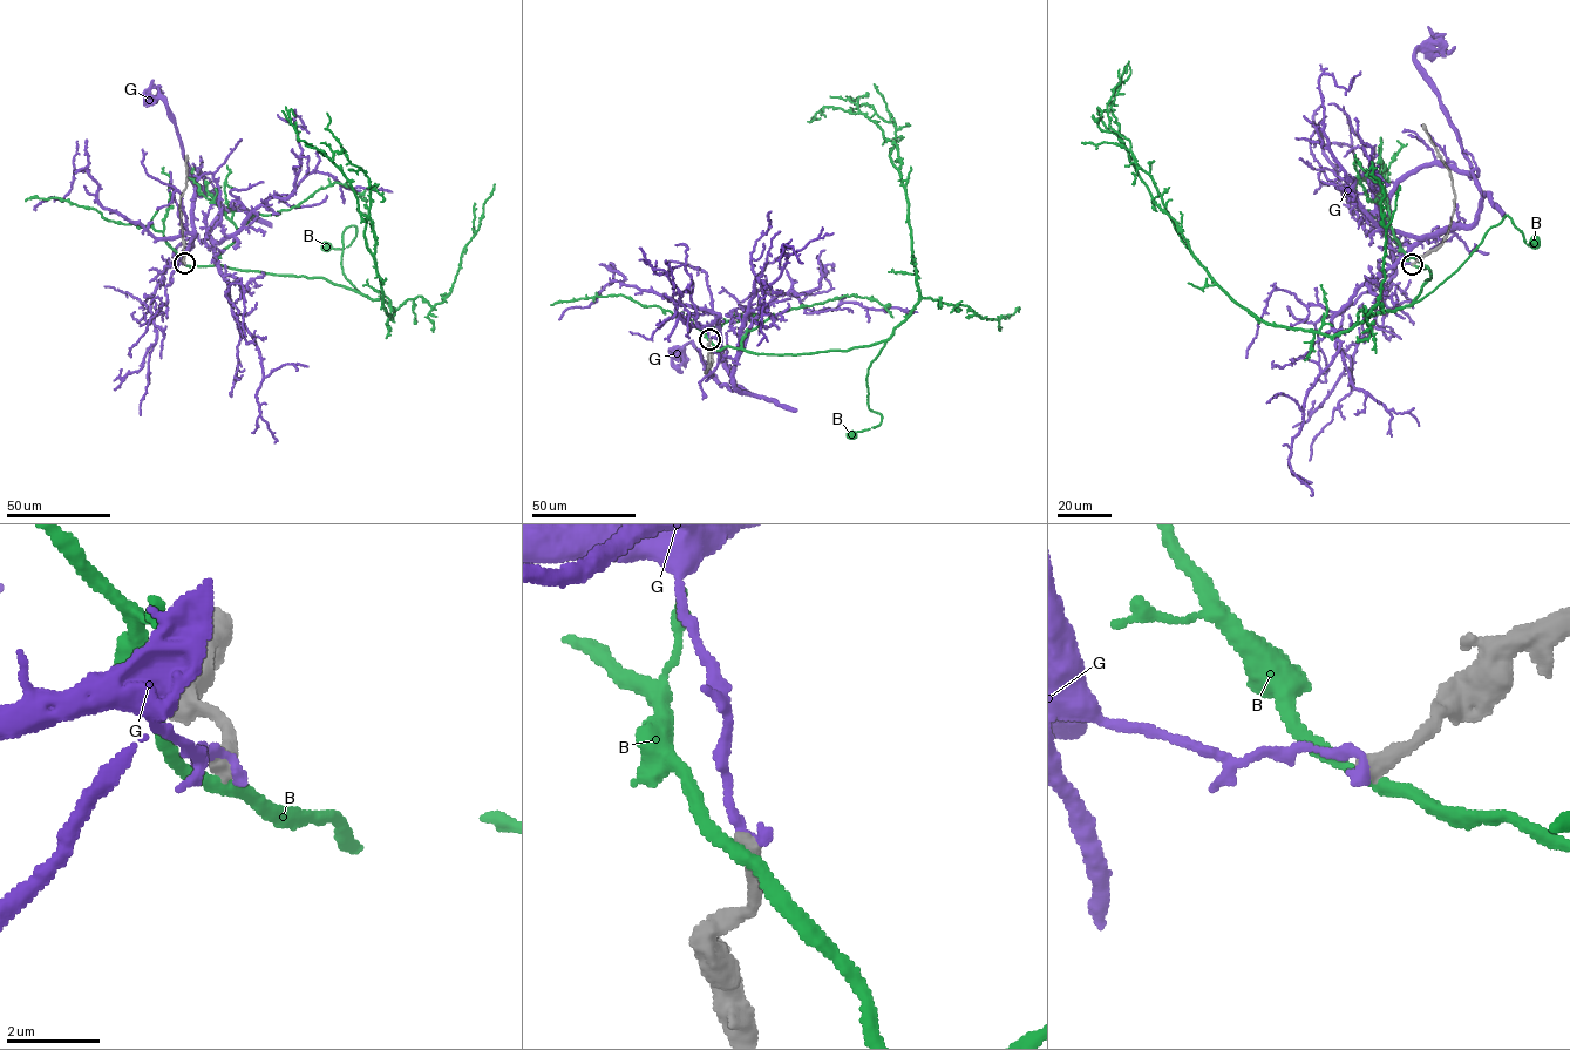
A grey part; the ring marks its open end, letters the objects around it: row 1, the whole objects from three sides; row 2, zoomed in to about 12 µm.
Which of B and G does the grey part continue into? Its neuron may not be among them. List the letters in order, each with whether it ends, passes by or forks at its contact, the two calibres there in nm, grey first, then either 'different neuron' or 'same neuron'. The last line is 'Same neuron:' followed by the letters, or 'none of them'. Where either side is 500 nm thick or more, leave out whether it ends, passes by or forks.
B: it passes by | 440/300 nm | different neuron
G: it ends | 440/280 nm | different neuron
Same neuron: none of them

